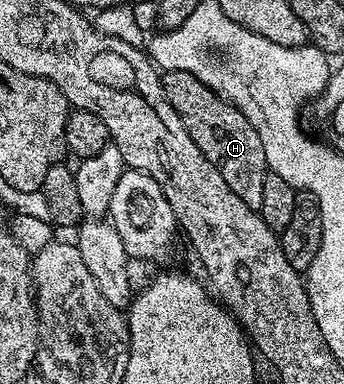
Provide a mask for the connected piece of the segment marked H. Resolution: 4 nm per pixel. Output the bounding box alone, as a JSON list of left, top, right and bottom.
[162,70,269,210]

